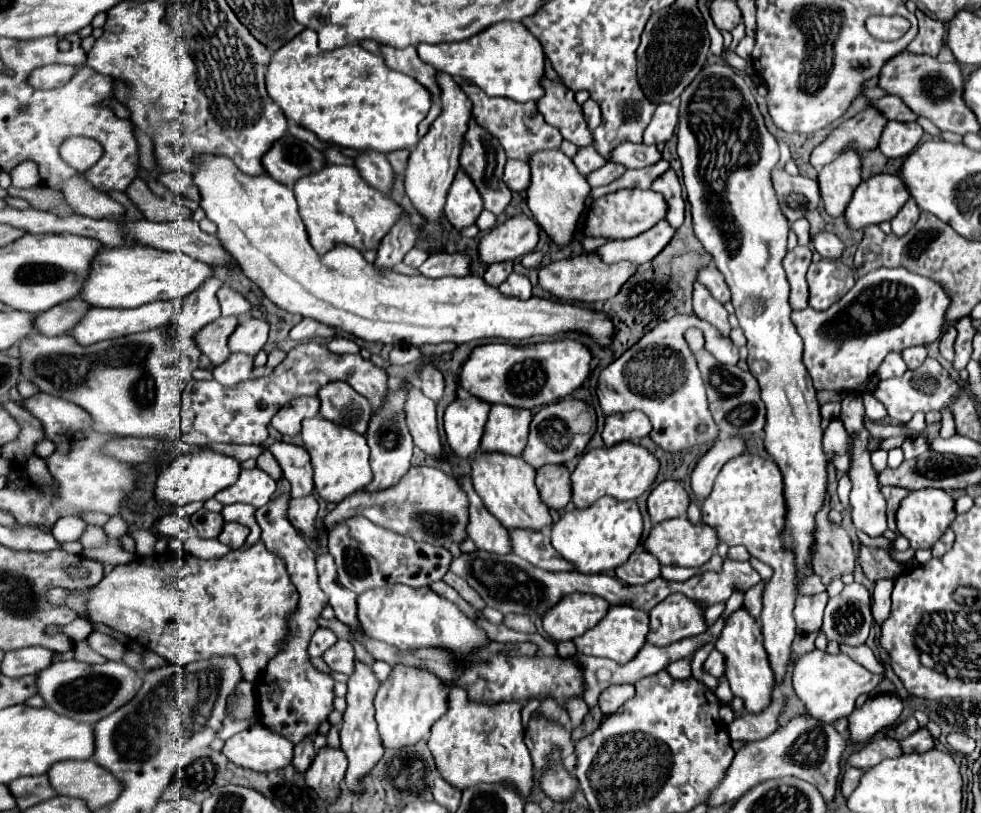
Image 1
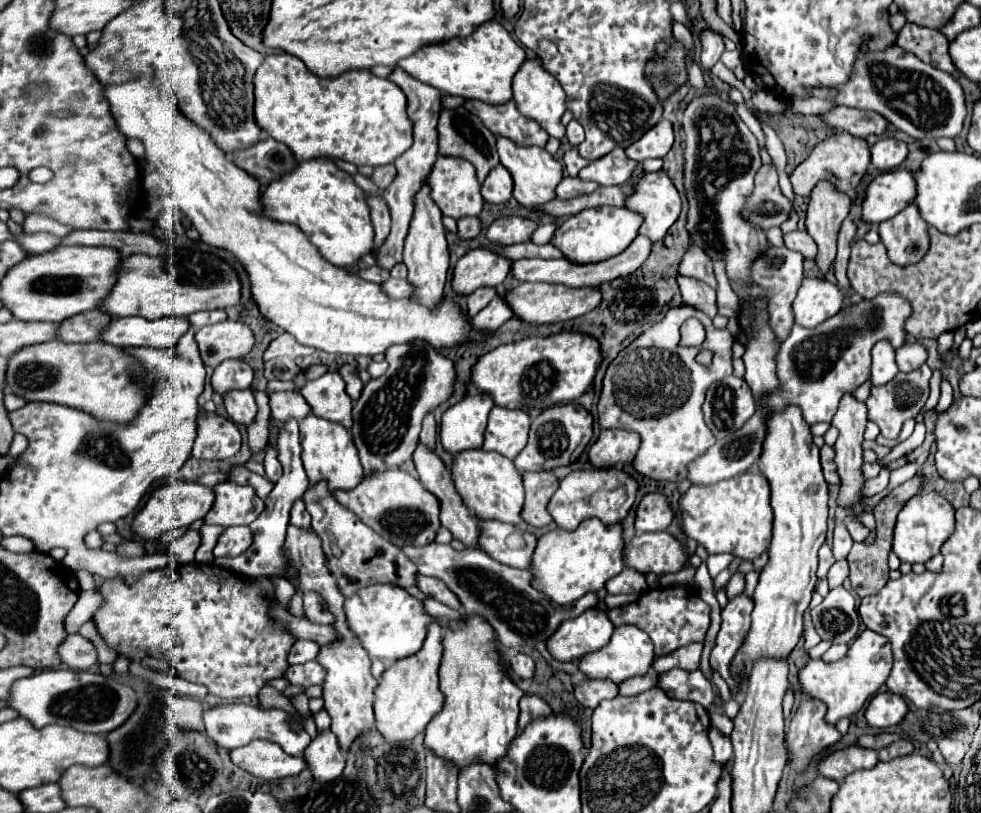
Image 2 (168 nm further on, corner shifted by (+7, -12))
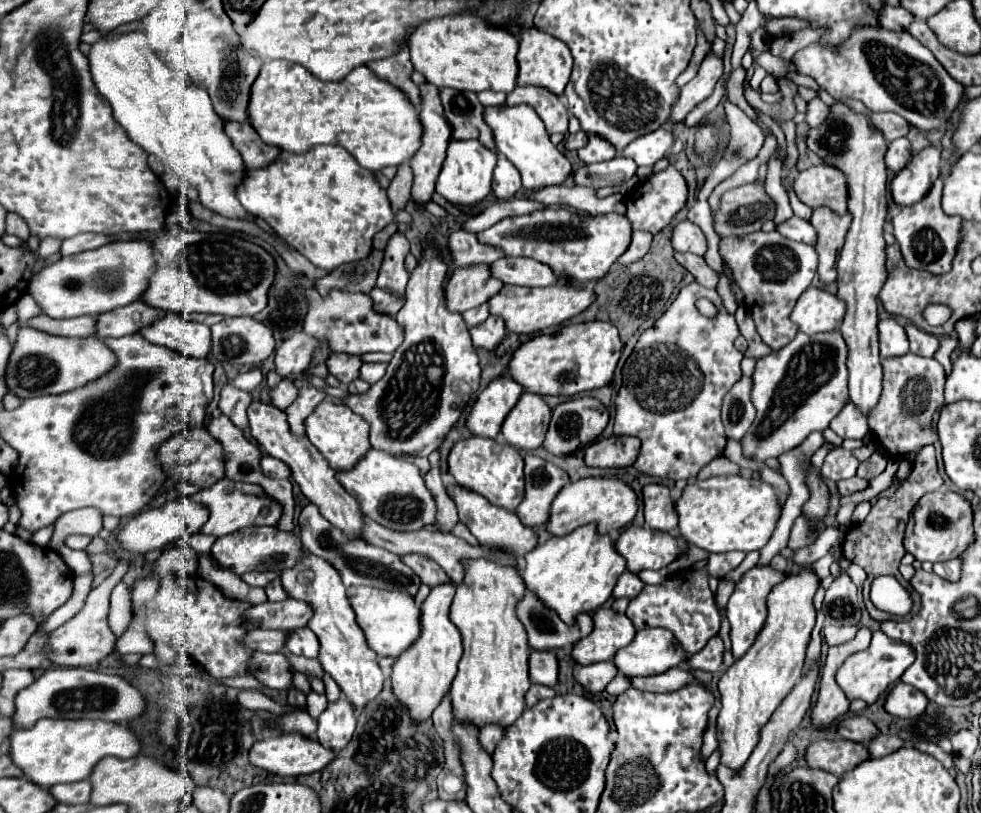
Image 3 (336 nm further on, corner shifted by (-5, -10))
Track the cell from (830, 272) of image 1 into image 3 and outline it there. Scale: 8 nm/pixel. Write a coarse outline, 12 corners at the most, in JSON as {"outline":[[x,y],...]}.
{"outline":[[808,288],[790,318],[812,336],[838,330],[846,304]]}

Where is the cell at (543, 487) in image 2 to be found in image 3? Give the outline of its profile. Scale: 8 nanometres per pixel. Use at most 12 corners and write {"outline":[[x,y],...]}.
{"outline":[[526,454],[522,524],[546,524],[554,494],[570,478],[562,468]]}

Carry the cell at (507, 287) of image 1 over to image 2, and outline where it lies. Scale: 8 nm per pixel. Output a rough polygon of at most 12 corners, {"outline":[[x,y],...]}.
{"outline":[[496,296],[472,318],[474,328],[498,330],[514,316],[504,296]]}

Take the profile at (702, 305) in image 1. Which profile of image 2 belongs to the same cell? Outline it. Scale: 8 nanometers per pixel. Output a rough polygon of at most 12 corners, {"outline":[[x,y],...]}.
{"outline":[[678,276],[686,306],[716,316],[716,292]]}

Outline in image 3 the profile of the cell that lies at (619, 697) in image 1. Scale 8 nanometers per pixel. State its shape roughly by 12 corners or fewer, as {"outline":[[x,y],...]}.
{"outline":[[614,662],[576,664],[574,678],[588,692],[602,692],[618,674]]}

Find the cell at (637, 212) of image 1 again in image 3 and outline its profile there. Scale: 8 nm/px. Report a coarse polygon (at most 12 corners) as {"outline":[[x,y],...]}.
{"outline":[[542,208],[478,242],[560,280],[602,280],[630,246],[622,214]]}

